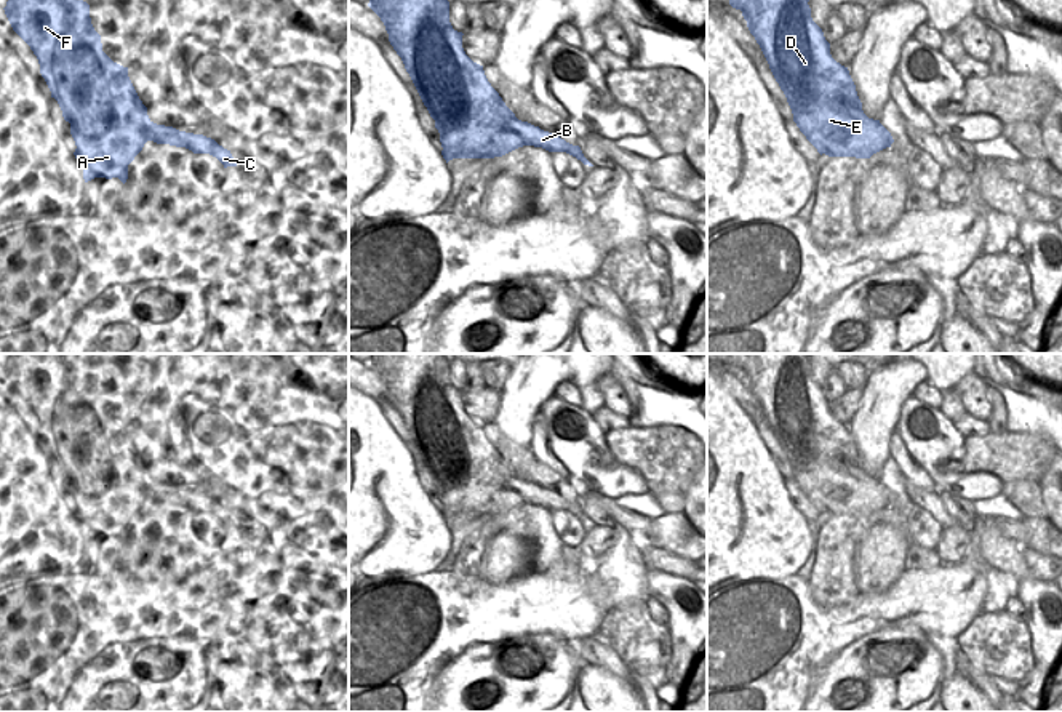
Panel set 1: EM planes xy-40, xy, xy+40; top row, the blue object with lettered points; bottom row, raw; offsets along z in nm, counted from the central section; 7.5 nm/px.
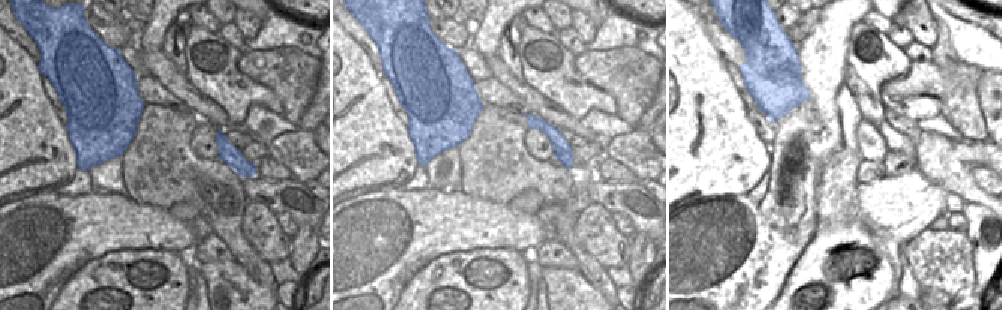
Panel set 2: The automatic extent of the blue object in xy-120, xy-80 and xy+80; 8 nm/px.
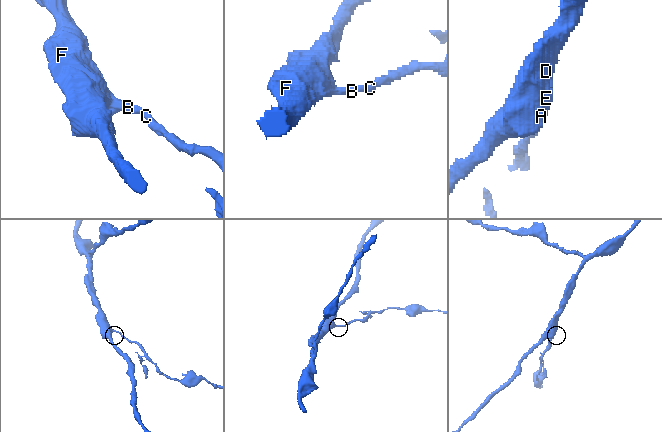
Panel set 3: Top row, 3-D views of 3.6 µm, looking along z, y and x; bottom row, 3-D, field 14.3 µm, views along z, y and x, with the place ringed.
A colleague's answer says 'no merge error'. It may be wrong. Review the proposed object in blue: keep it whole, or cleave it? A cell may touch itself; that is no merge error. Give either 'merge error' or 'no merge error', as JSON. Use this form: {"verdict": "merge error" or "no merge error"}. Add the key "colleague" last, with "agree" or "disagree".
{"verdict": "merge error", "colleague": "disagree"}

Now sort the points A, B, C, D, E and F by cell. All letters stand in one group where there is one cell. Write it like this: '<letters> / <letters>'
A D E F / B C

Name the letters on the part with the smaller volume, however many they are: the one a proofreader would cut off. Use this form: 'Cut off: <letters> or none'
Cut off: B, C

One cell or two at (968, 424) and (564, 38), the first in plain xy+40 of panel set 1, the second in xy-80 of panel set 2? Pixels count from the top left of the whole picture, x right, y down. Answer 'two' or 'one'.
one

